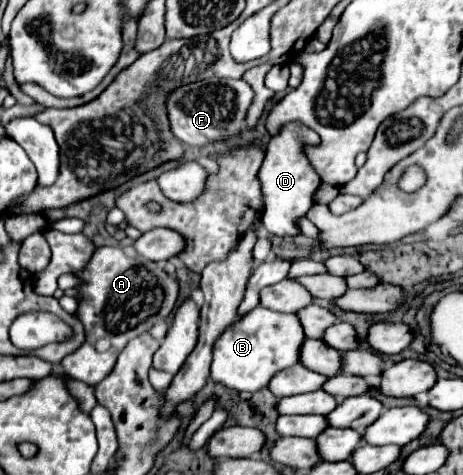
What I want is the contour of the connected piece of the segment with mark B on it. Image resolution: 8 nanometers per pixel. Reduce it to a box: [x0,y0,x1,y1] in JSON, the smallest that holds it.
[210,306,304,390]

